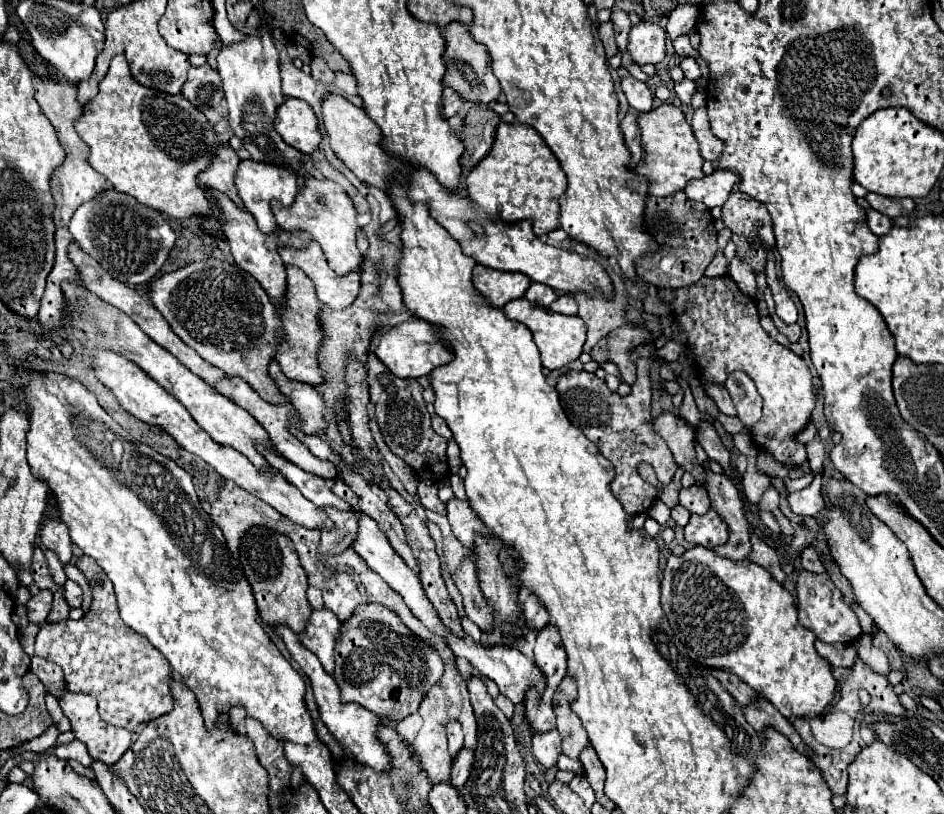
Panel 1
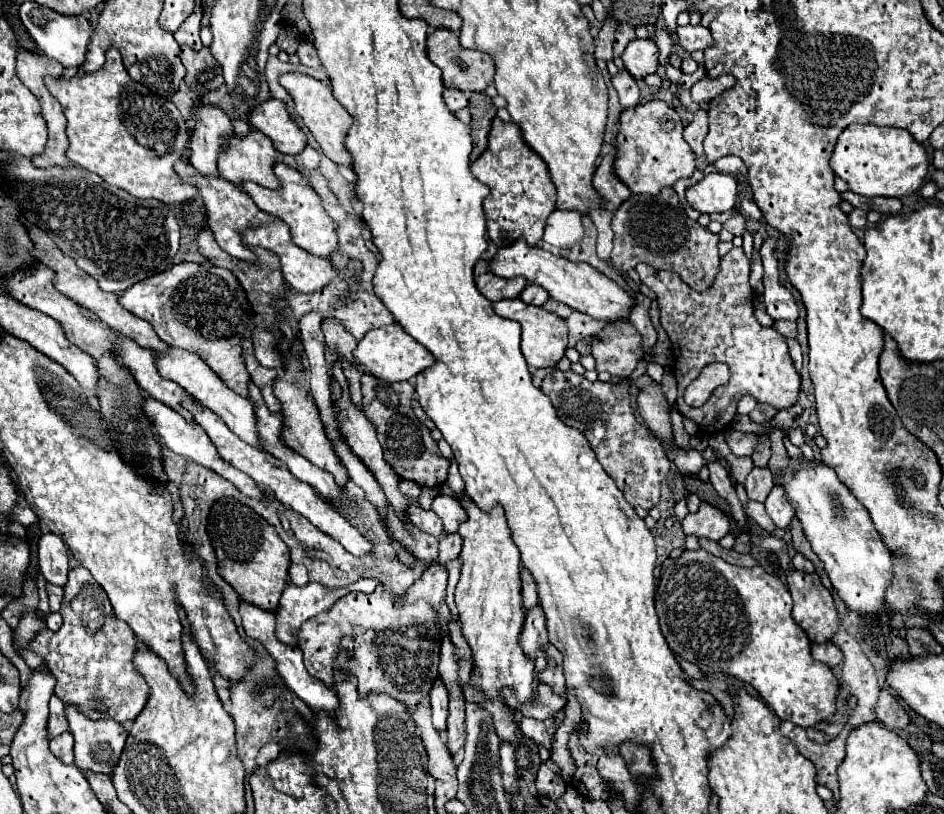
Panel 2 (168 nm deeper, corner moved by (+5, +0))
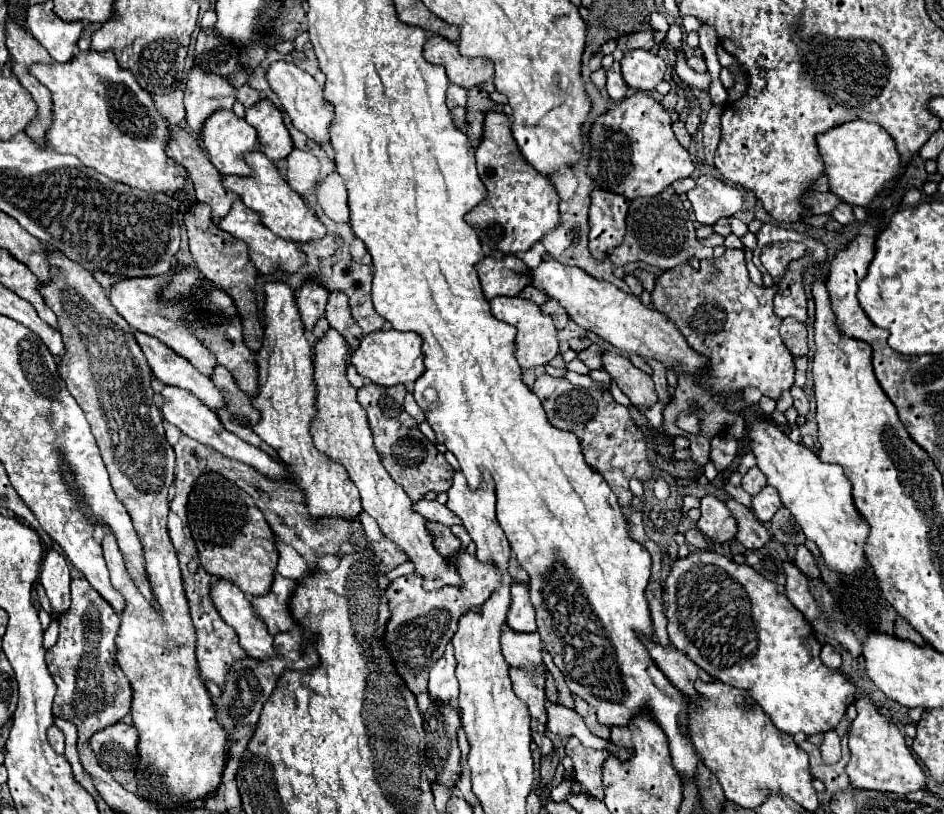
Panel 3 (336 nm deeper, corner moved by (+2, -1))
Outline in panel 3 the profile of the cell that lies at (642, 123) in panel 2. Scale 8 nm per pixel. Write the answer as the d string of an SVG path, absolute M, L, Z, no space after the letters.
M645 92L621 100L621 104L599 116L589 134L591 160L587 166L595 184L633 200L637 196L657 196L675 180L691 176L695 164L691 154L677 142L671 124L669 112Z

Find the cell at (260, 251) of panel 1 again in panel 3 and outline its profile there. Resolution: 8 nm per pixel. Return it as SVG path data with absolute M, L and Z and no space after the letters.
M171 124L169 130L173 130L173 140L171 140L169 146L167 146L169 158L173 158L173 160L175 160L177 164L181 164L183 168L187 168L189 178L191 178L191 182L195 184L197 200L199 200L201 204L209 204L209 206L211 206L211 212L213 212L213 224L219 224L221 218L229 214L233 202L235 202L235 200L241 200L241 198L239 198L237 194L233 194L233 192L229 192L229 190L223 188L223 180L221 180L219 170L209 162L209 158L207 158L205 152L199 148L199 144L197 144L197 140L195 140L193 136L189 136L185 130L177 128L175 124Z

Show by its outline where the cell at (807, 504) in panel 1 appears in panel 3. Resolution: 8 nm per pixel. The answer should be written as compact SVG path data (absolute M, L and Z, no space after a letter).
M765 486L765 490L761 490L761 494L753 496L753 512L761 522L771 522L773 514L781 508L781 498L779 492L773 486Z

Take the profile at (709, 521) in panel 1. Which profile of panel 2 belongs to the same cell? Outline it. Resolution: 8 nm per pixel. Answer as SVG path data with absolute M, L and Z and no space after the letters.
M702 501L696 513L688 513L682 519L682 529L686 535L720 541L730 531L730 517L714 505Z

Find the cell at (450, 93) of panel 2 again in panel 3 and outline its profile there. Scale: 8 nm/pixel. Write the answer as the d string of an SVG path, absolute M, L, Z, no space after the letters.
M451 84L449 90L447 90L447 106L449 108L455 108L455 106L467 106L467 90L457 86L457 84Z

